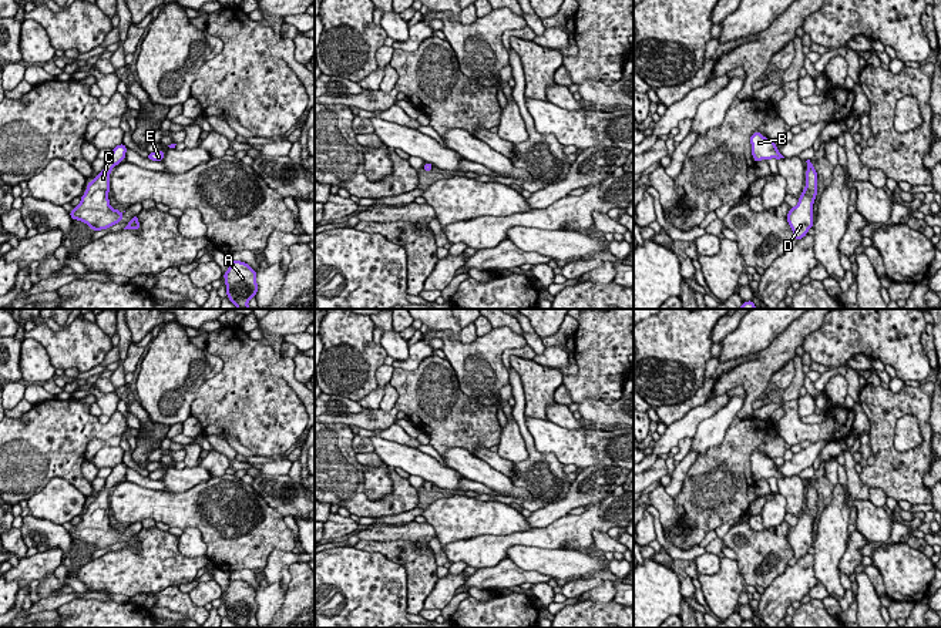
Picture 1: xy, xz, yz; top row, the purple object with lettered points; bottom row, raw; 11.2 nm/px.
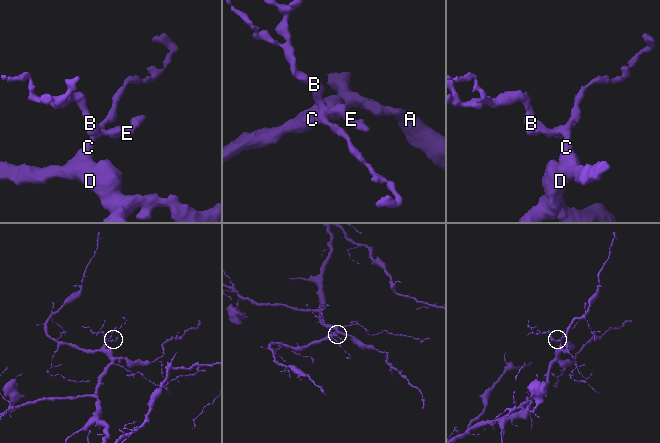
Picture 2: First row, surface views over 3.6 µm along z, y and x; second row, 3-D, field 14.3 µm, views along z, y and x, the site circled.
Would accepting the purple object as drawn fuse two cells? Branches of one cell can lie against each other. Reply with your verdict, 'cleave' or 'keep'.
keep

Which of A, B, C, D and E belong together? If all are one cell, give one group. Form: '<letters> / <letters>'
A B C D E

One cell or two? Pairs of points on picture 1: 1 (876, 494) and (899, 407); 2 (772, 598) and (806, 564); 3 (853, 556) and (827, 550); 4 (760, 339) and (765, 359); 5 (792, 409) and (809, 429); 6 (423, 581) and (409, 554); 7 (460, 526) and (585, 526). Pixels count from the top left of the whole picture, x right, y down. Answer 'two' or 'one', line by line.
1: two
2: one
3: two
4: two
5: one
6: one
7: two

